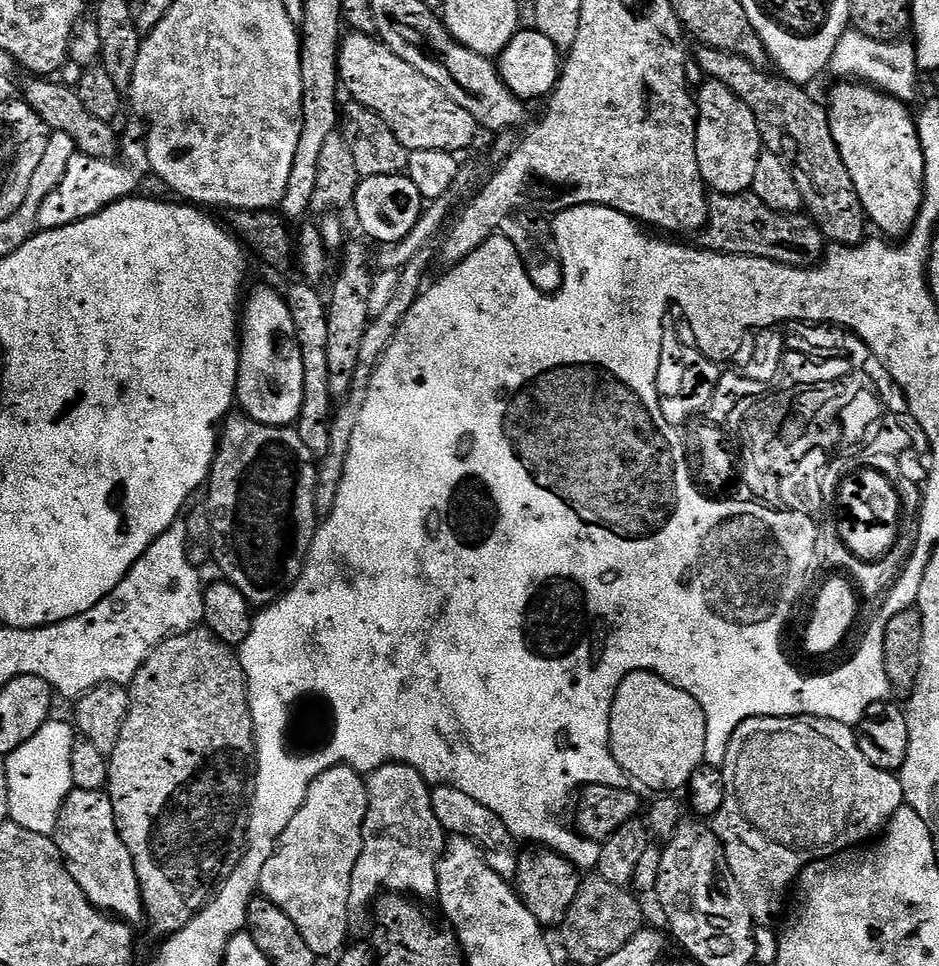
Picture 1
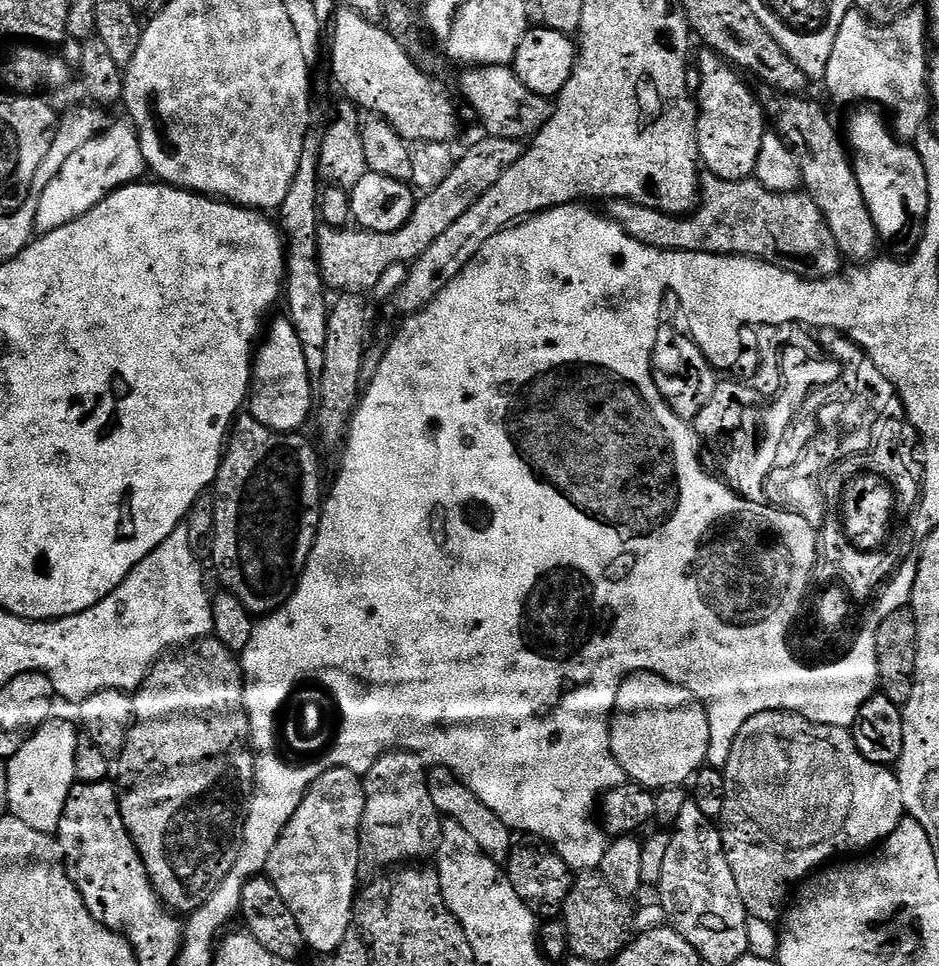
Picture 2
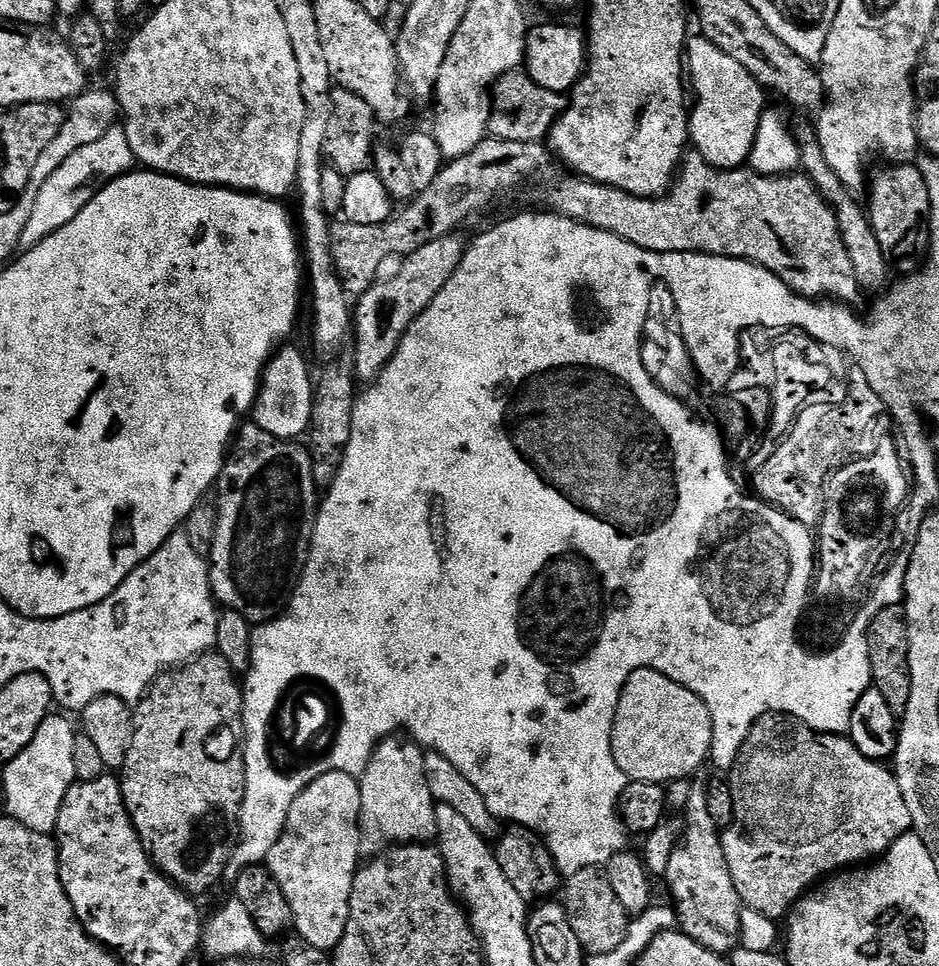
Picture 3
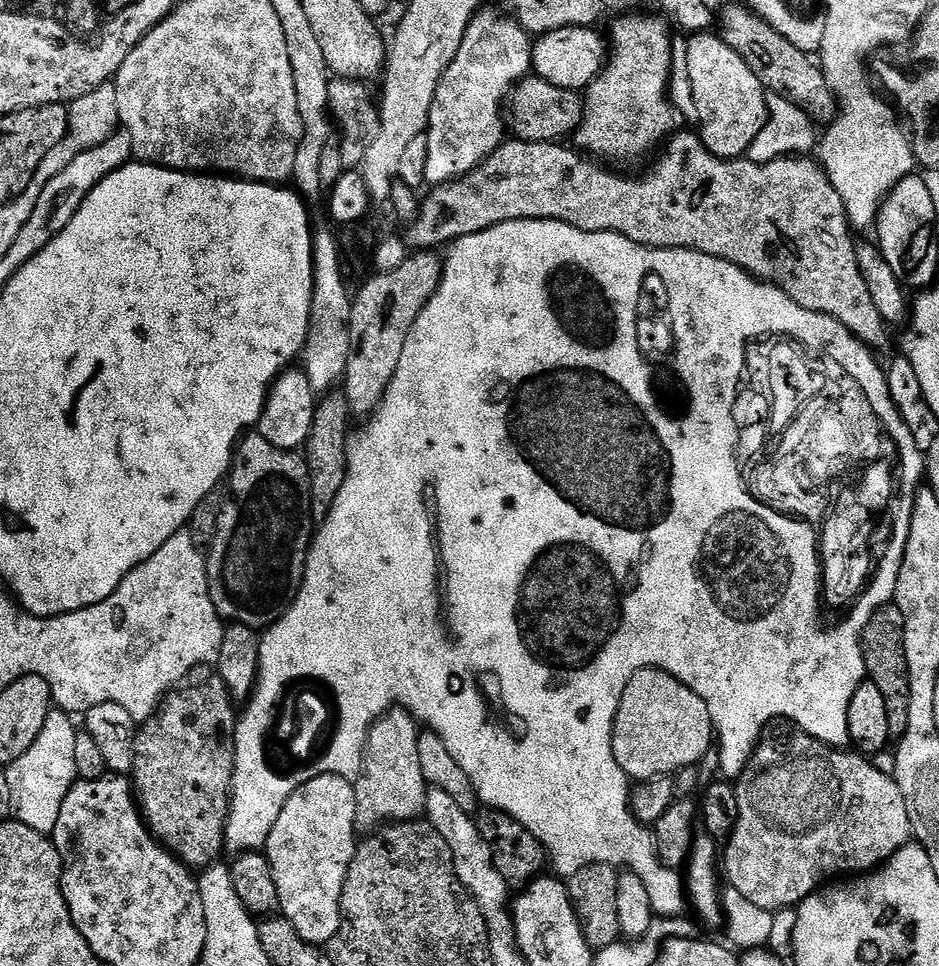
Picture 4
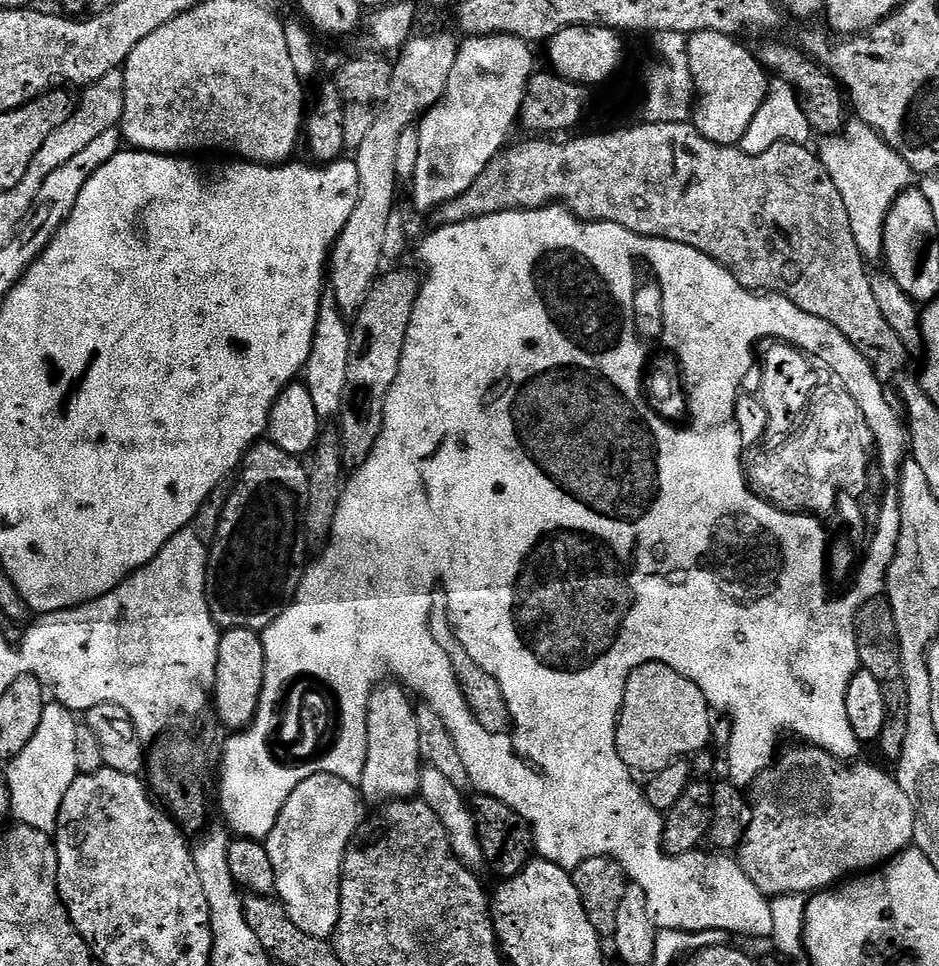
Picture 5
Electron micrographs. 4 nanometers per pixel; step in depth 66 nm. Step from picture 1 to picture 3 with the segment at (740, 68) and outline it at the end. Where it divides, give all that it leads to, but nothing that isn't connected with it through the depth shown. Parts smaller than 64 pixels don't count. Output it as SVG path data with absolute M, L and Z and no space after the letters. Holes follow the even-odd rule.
M815 127L796 128L794 132L796 141L800 144L800 155L802 157L803 175L809 176L814 186L822 194L822 198L831 208L836 211L836 220L842 230L842 242L846 242L846 254L850 254L850 263L854 265L854 278L858 278L861 289L865 293L876 292L880 294L889 287L888 272L890 273L890 262L878 242L878 234L874 234L871 219L863 203L859 204L857 197L848 191L830 170L830 162L826 162L826 154L822 152L822 146L816 139Z

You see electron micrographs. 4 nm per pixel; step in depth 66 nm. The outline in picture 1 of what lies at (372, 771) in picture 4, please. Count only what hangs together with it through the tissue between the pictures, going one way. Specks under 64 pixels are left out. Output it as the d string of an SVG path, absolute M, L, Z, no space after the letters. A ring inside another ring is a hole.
M383 764L370 773L366 783L368 809L362 834L362 854L354 866L354 878L350 878L348 927L353 933L369 931L370 913L381 894L411 894L424 902L435 901L440 859L446 851L446 833L438 822L438 814L434 814L432 788L421 772L408 764Z

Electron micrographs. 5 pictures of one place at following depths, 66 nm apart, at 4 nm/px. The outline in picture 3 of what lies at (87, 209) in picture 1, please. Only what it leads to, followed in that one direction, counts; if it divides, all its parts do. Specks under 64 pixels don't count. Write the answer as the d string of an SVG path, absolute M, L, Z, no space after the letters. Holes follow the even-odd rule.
M120 124L108 130L97 142L74 150L50 176L49 181L43 184L42 189L38 190L38 198L30 210L30 222L26 222L26 230L22 230L20 248L27 250L38 246L47 236L62 230L62 226L76 217L105 185L120 175L125 175L135 162L129 139Z

